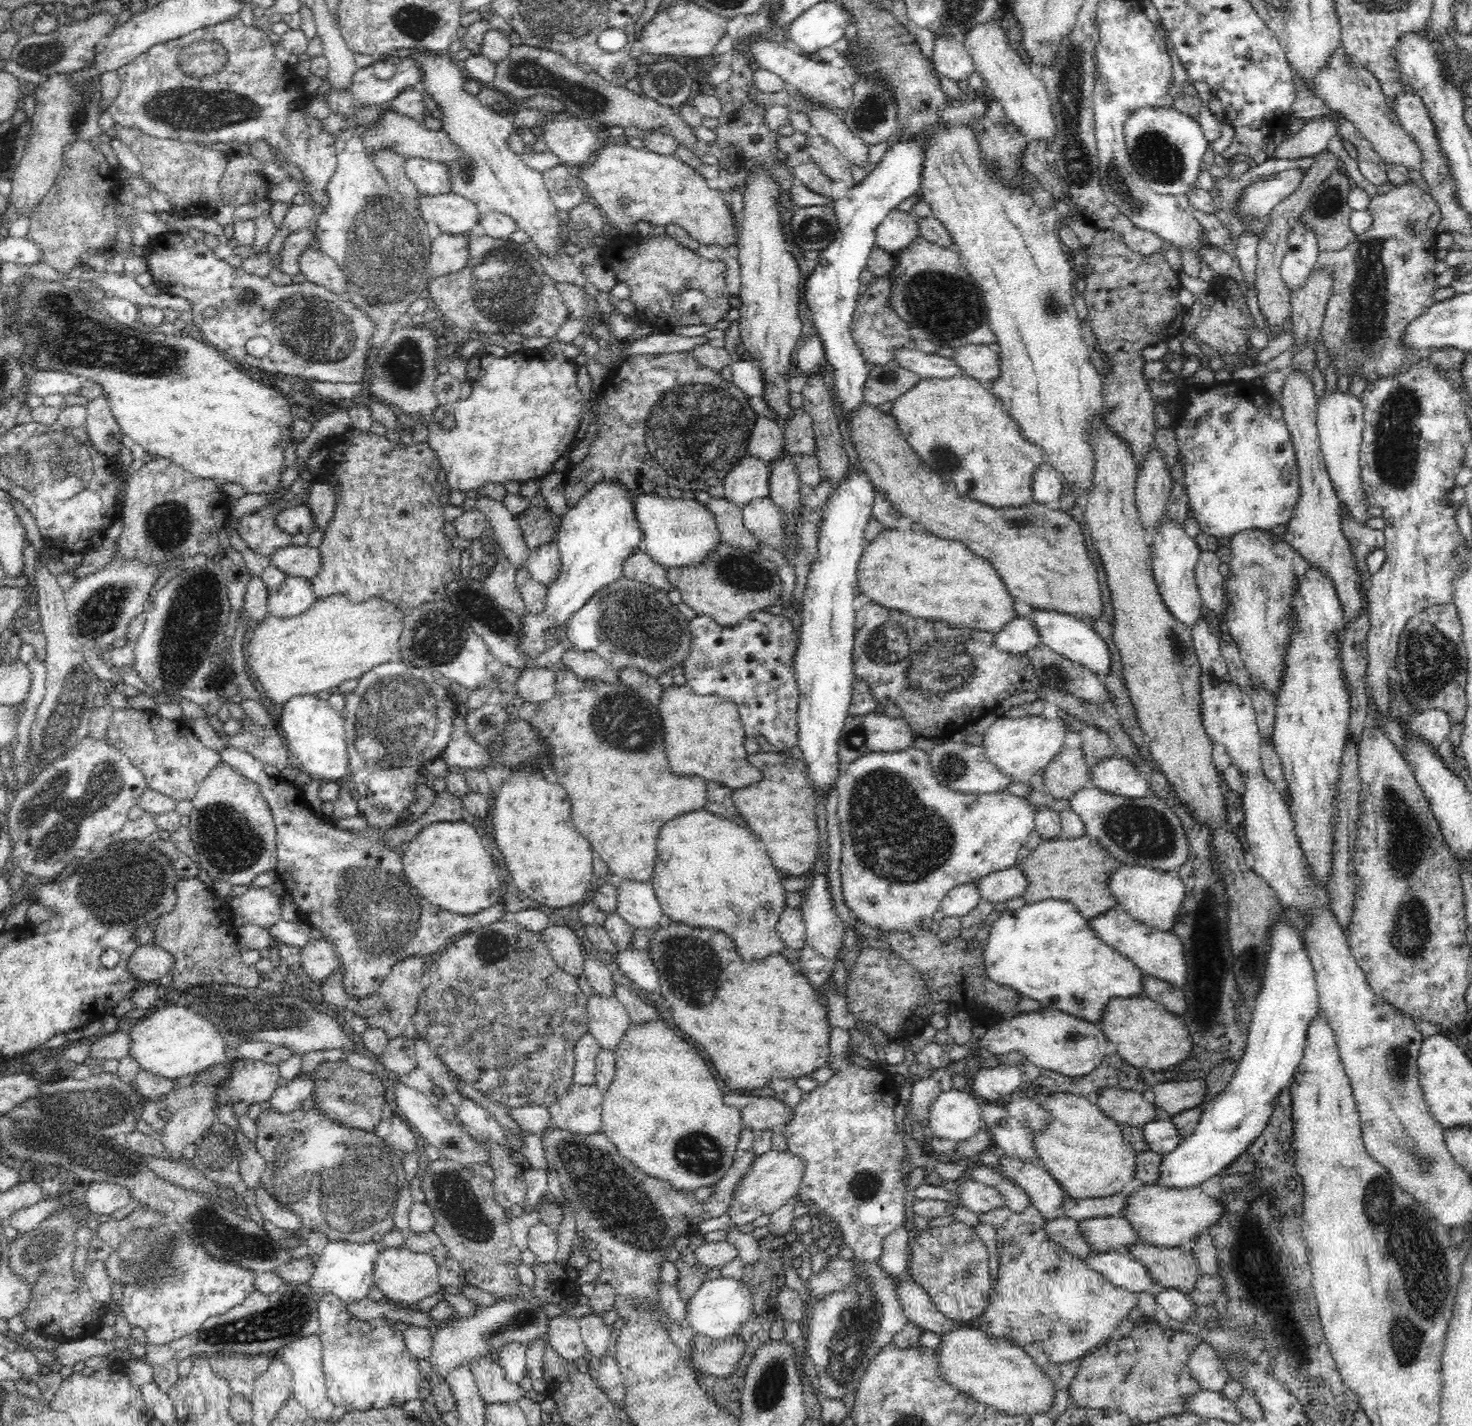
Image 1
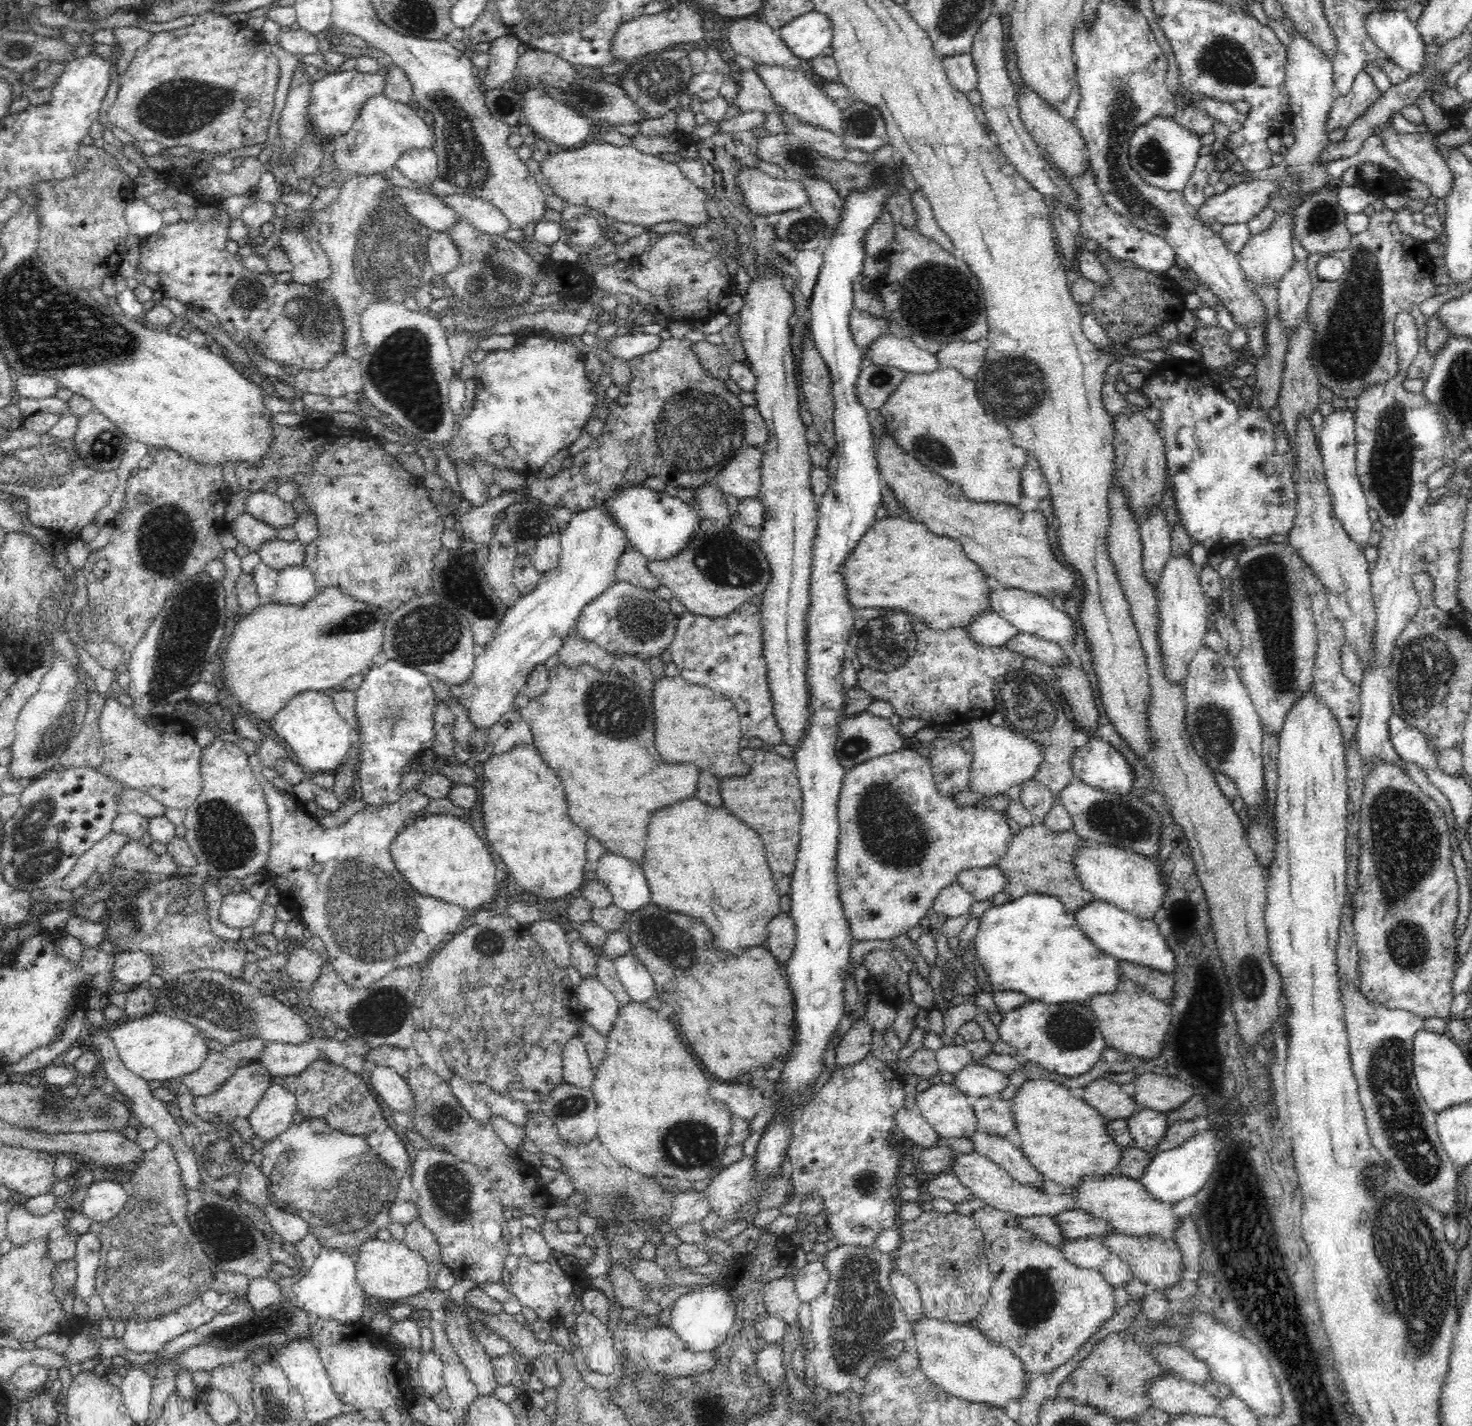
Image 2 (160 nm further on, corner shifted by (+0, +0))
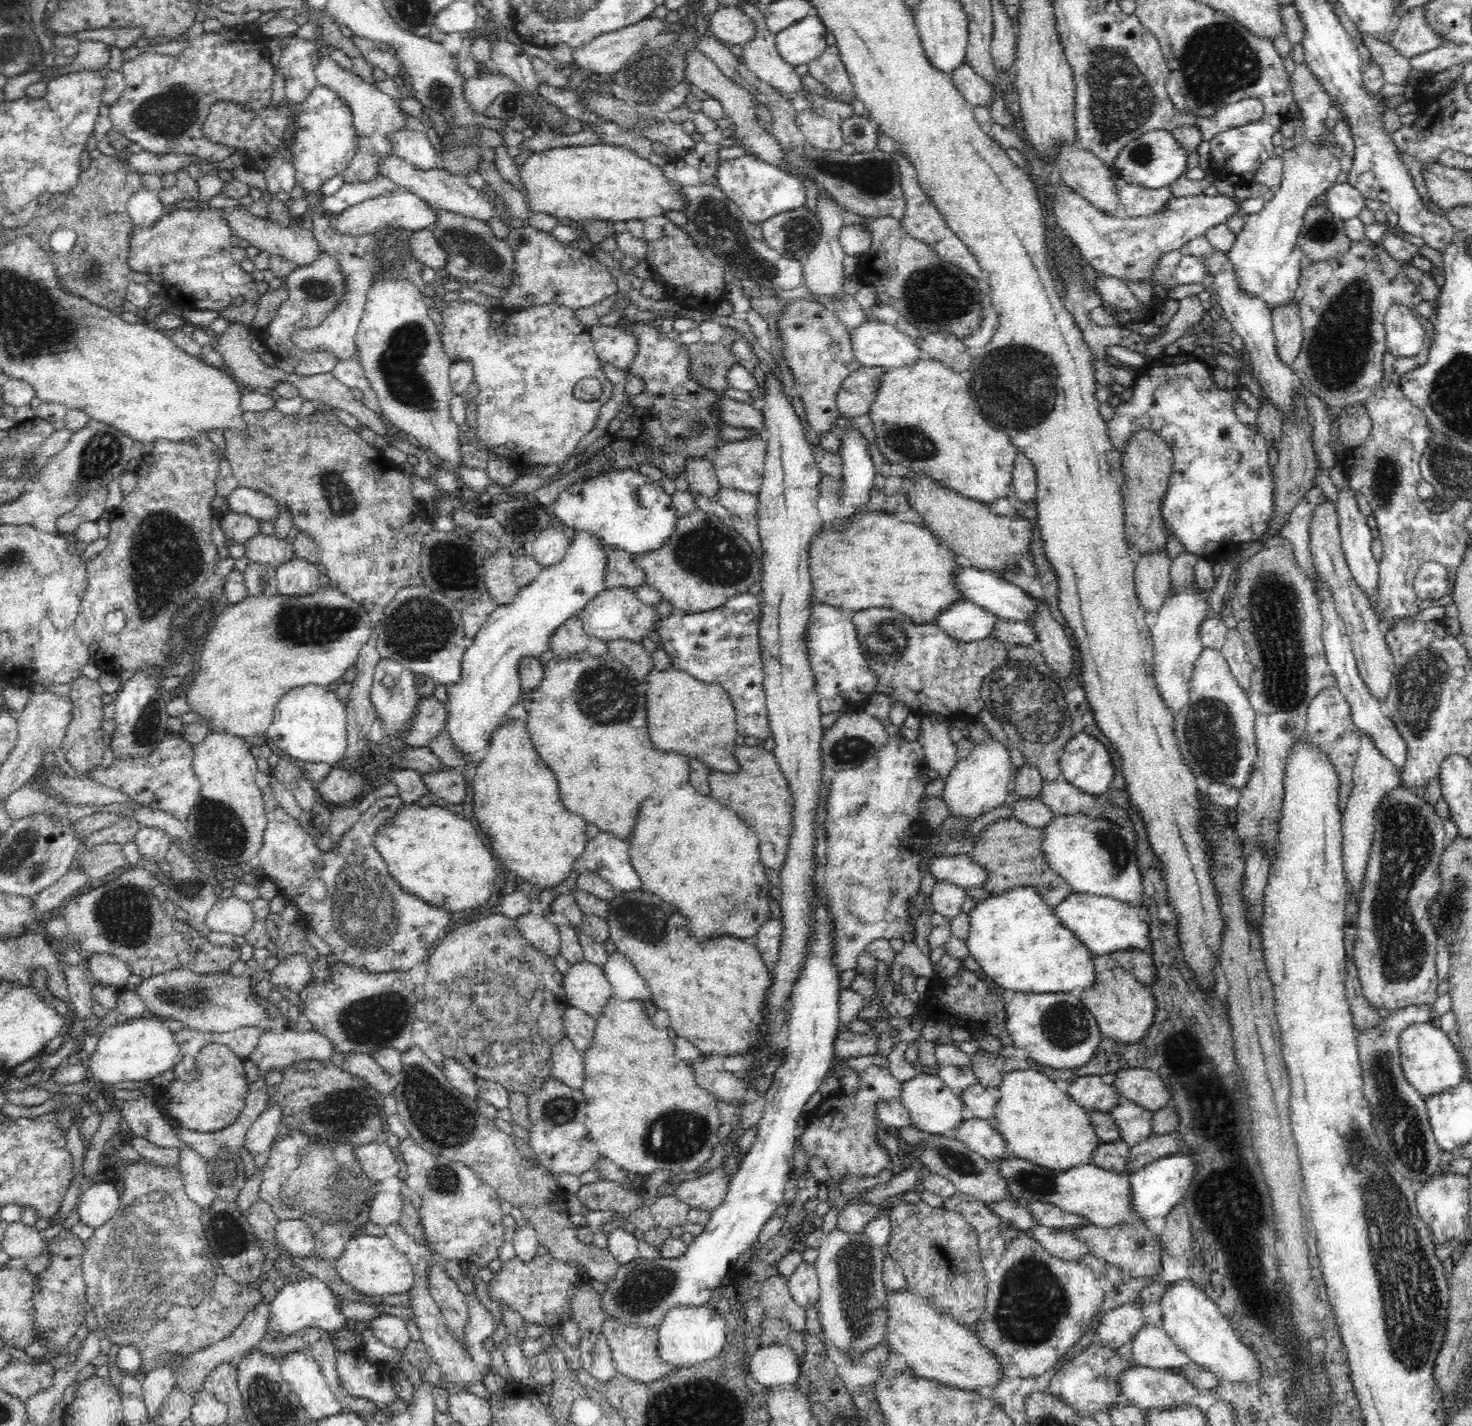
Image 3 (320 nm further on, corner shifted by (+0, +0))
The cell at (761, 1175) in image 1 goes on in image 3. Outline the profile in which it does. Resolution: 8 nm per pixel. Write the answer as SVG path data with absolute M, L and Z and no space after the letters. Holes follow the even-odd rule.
M718 1167L698 1178L676 1183L674 1194L691 1208L704 1209L711 1213L723 1204L731 1180L731 1173L724 1167Z

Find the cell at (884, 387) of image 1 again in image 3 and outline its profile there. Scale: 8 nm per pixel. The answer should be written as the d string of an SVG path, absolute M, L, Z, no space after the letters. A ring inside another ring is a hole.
M861 366L844 379L835 398L840 417L864 416L869 413L870 405L879 387L879 378L883 377L884 371L888 369L879 366Z

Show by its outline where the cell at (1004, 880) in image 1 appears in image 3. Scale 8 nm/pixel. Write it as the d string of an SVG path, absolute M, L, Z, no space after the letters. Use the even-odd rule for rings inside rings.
M966 856L938 858L931 873L935 880L948 881L964 889L983 887L987 877L986 870Z

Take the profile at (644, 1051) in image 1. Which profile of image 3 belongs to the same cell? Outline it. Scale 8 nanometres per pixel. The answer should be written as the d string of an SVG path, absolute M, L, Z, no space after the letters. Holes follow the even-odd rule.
M613 996L604 1010L603 1017L596 1022L596 1032L595 1036L592 1037L590 1048L583 1052L586 1080L584 1080L581 1092L584 1094L584 1099L588 1102L586 1108L587 1116L584 1120L587 1131L596 1141L597 1148L603 1158L610 1159L614 1164L624 1168L626 1171L628 1170L632 1175L636 1173L638 1175L650 1175L659 1169L676 1170L684 1173L695 1171L711 1157L712 1150L718 1144L718 1128L721 1126L721 1120L716 1108L717 1099L713 1094L707 1092L696 1083L695 1071L692 1070L692 1067L686 1064L686 1061L678 1060L674 1056L674 1042L672 1042L670 1033L671 1031L668 1028L665 1030L658 1030L658 1028L654 1030L652 1028L652 1022L648 1020L646 1012L642 1012L642 1000L624 1001Z

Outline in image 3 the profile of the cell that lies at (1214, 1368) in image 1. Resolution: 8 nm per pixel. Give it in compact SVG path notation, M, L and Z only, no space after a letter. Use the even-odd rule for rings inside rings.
M1155 1324L1144 1325L1131 1342L1132 1358L1143 1367L1175 1371L1192 1361L1172 1342L1168 1333Z

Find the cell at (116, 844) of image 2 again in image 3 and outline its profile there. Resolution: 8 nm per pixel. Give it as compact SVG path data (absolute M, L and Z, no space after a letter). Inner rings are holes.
M70 868L52 886L48 886L47 889L34 896L32 910L35 912L36 918L39 919L44 912L58 908L60 904L64 904L66 900L76 896L78 891L88 888L86 886L88 882L90 882L90 878L81 868Z

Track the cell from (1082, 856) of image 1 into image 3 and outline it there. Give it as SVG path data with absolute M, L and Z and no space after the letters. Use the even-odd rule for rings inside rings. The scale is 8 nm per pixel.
M1016 817L1000 818L992 824L985 826L982 838L978 838L974 856L971 861L979 864L986 870L987 877L983 888L988 892L1004 893L1008 889L1018 887L1032 887L1055 907L1070 896L1071 886L1047 862L1046 853L1042 849L1044 834L1042 828L1036 828L1027 823L1020 822Z

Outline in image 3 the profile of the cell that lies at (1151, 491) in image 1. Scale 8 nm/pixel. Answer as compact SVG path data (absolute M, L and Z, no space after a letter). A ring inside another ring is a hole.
M1146 552L1135 558L1137 598L1144 610L1156 613L1165 602L1171 586L1171 562L1168 553Z

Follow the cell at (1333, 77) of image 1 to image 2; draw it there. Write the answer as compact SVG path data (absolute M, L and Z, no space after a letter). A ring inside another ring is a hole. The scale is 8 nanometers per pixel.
M1394 130L1380 132L1380 136L1384 138L1384 146L1390 152L1390 156L1394 156L1408 170L1408 174L1414 180L1420 180L1422 184L1426 184L1432 196L1436 196L1438 199L1446 199L1446 196L1452 190L1452 184L1454 184L1454 173L1452 173L1452 169L1448 167L1448 163L1446 163L1440 152L1436 151L1435 135L1434 133L1418 134L1418 132L1398 134Z

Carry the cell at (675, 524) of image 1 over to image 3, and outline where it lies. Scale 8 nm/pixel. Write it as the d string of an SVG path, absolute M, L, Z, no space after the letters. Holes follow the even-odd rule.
M616 470L615 473L600 474L594 480L588 481L588 484L570 486L570 489L566 486L566 489L559 493L550 507L554 523L573 528L575 532L593 532L608 550L622 550L630 554L654 552L669 543L670 537L676 532L676 526L679 525L680 516L677 516L672 498L662 489L661 482L650 480L637 470Z

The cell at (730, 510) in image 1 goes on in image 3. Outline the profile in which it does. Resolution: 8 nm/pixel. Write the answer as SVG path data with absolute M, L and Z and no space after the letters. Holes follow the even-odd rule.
M710 457L688 458L685 475L690 492L704 495L708 499L718 502L718 492L720 492L721 485Z

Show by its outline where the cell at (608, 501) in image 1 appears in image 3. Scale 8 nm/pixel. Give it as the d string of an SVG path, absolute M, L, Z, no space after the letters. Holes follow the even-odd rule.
M578 531L574 543L566 550L559 563L543 567L540 574L528 586L521 587L516 599L508 605L499 605L482 623L478 634L471 640L463 654L463 672L456 684L447 685L447 724L454 747L464 755L474 756L490 745L491 734L504 721L510 706L523 695L519 679L519 665L524 658L538 657L551 649L550 638L555 630L572 617L578 616L595 596L605 589L608 548L593 532Z

